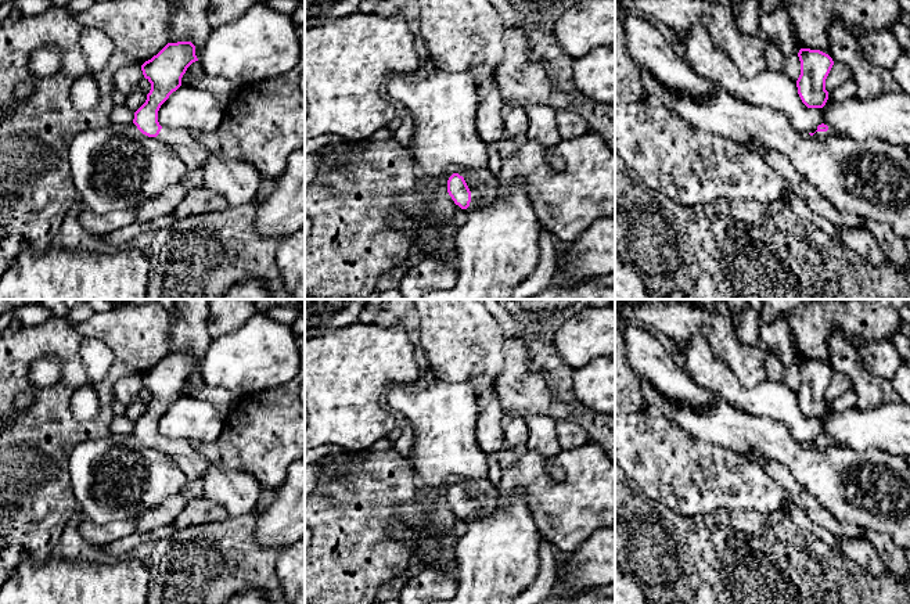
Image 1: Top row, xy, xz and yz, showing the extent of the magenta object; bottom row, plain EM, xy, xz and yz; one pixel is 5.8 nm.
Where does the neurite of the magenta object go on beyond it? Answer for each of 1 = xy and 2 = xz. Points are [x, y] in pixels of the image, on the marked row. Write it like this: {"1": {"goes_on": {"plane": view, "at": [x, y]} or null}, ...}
{"1": {"goes_on": {"plane": "xy", "at": [194, 155]}}, "2": {"goes_on": {"plane": "xz", "at": [477, 197]}}}

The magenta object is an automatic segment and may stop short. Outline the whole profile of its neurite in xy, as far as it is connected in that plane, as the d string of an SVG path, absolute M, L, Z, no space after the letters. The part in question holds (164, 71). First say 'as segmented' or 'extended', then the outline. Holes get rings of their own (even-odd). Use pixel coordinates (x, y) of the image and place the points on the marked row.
extended; M191 42L168 43L157 55L141 65L144 78L151 83L145 103L134 112L133 123L148 137L159 137L183 159L188 170L204 168L209 152L184 129L163 129L158 111L169 96L181 86L187 68L198 61Z

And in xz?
extended; M453 173L447 180L447 193L461 209L474 208L482 202L488 202L496 191L486 188L483 191L470 191L465 180L458 173Z

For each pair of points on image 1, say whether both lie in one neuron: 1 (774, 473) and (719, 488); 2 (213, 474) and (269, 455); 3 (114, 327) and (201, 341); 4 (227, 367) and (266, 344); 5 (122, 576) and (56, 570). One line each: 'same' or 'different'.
1: different
2: different
3: different
4: same
5: same

